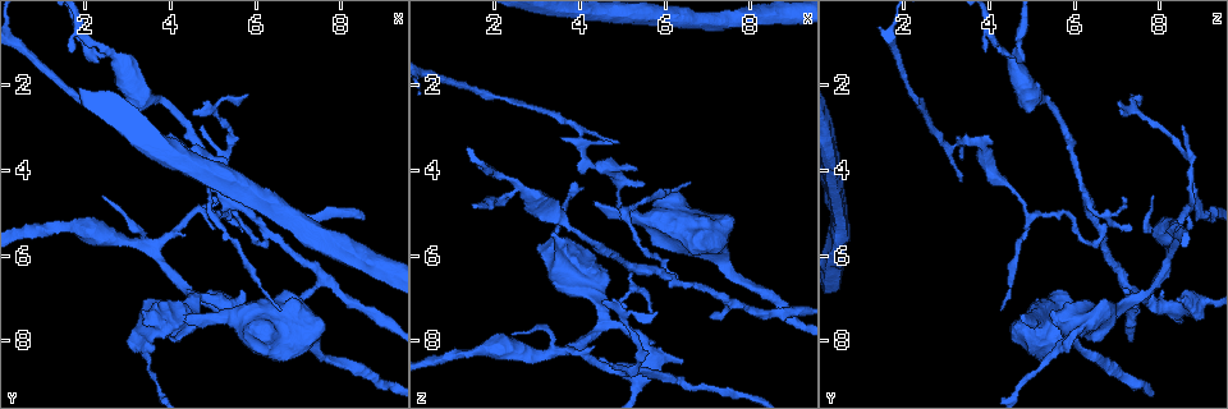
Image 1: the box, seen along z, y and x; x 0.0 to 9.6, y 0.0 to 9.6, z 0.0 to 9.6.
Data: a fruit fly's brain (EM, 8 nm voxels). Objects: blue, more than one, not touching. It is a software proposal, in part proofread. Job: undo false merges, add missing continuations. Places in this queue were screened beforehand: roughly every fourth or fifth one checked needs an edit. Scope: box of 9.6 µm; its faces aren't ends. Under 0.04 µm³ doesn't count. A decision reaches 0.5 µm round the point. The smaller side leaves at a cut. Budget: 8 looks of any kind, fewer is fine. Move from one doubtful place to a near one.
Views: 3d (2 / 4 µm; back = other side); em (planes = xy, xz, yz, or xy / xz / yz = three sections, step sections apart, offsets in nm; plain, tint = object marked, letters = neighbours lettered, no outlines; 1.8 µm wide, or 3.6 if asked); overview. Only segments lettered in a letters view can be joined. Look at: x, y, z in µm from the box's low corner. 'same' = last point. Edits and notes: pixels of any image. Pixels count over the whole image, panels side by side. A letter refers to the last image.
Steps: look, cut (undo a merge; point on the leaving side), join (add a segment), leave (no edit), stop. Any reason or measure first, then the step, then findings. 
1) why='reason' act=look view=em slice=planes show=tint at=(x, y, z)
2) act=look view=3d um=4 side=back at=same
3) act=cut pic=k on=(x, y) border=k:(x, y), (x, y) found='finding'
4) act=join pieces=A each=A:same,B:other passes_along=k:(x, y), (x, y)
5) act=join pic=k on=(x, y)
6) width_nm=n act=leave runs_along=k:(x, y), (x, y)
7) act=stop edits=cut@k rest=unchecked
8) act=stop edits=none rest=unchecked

why='two arms at a narrow angle' act=look view=em slice=xy step=4 show=tint at=(6.25, 5.55, 6.60)

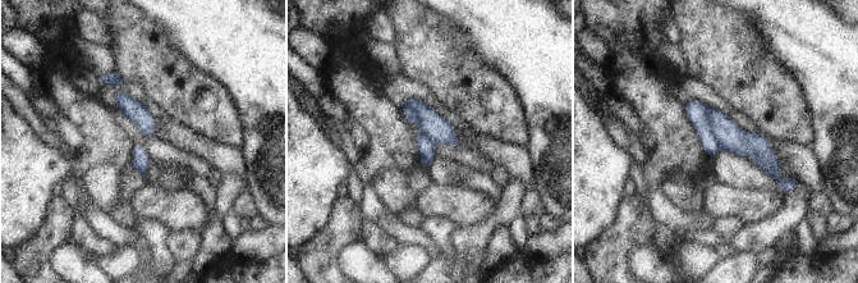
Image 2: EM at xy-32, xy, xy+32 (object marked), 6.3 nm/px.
why='another direction' act=look view=em slice=planes show=letters at=same

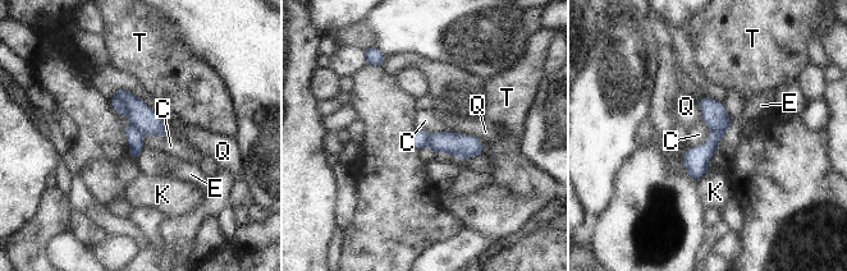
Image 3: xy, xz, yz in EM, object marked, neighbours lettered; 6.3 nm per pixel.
width_nm=130 act=cut pic=3 on=(146, 122) each=C:other,E:other,K:other,Q:other,T:other border=3:(114, 96), (120, 101), (126, 113) found='two cells meet here'

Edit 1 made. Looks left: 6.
why='see it whole again' act=look view=overview

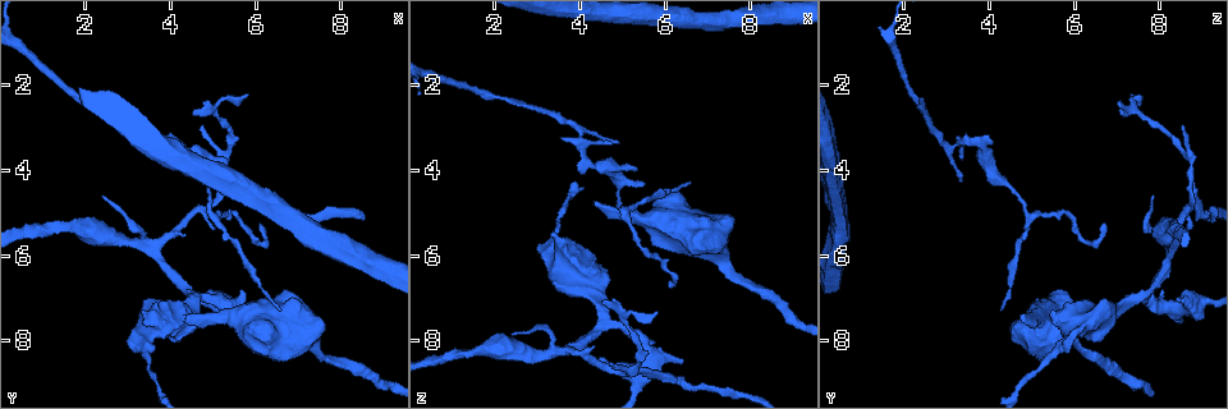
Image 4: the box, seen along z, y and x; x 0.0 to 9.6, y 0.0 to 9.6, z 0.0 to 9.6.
why='an open end' act=look view=3d um=2 at=(4.40, 7.40, 4.70)

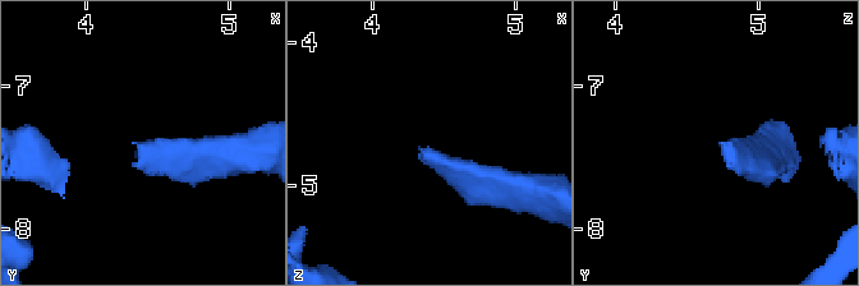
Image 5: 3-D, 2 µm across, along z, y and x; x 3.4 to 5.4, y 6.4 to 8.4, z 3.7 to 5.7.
act=look view=em um=3.6 slice=planes show=letters at=(4.34, 7.42, 4.72)

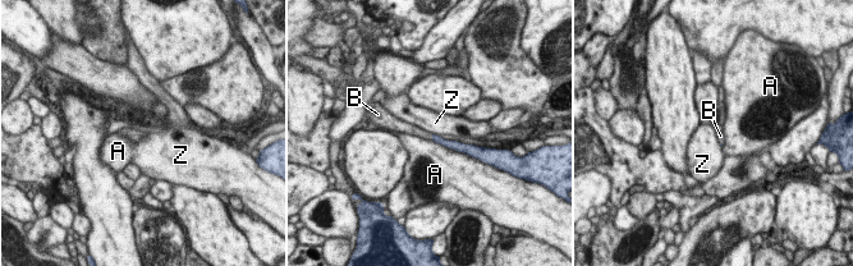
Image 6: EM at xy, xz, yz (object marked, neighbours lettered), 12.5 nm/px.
act=join pieces=B each=A:other,B:same,Z:other passes_along=6:(436, 138), (431, 136), (414, 129) found='it goes on there'

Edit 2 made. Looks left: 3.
act=look view=overview

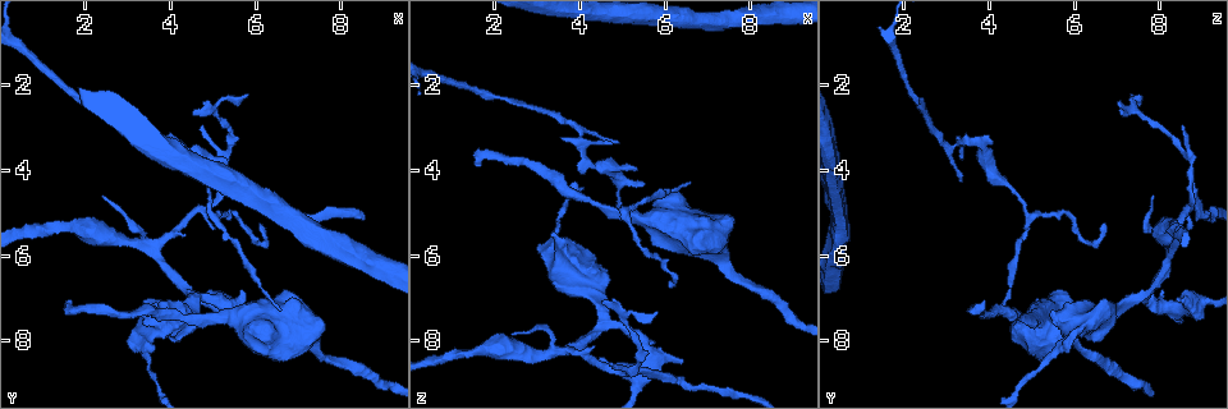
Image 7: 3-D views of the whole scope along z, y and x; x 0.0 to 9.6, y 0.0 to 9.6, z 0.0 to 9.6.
why='long arm stops here' act=look view=em slice=planes show=letters at=(1.60, 7.10, 3.85)

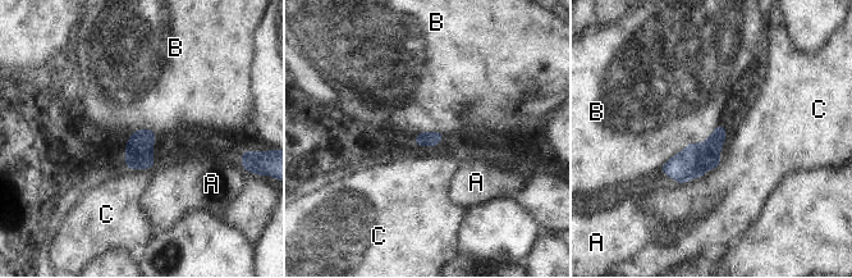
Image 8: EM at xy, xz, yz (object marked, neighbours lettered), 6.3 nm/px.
longest_contact=B:500nm act=leave each=A:other,B:other,C:other found='no lettered segment goes on from it'

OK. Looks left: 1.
why='branch stops here' act=look view=em slice=planes show=letters at=(6.45, 7.60, 8.45)

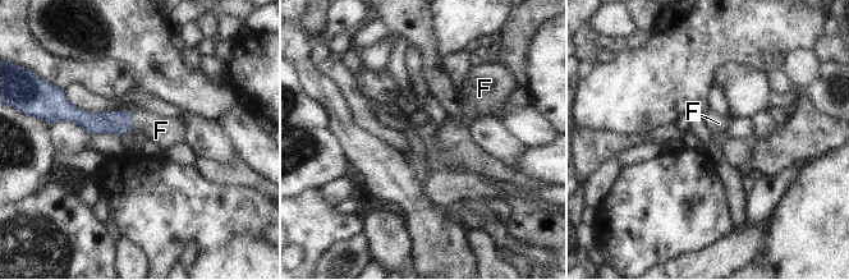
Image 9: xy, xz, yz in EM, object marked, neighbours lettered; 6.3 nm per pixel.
width_nm=150 act=join pieces=F each=F:same found='the cell continues'

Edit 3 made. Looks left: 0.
act=stop edits=cut@3,join@6,join@9 rest=unchecked

